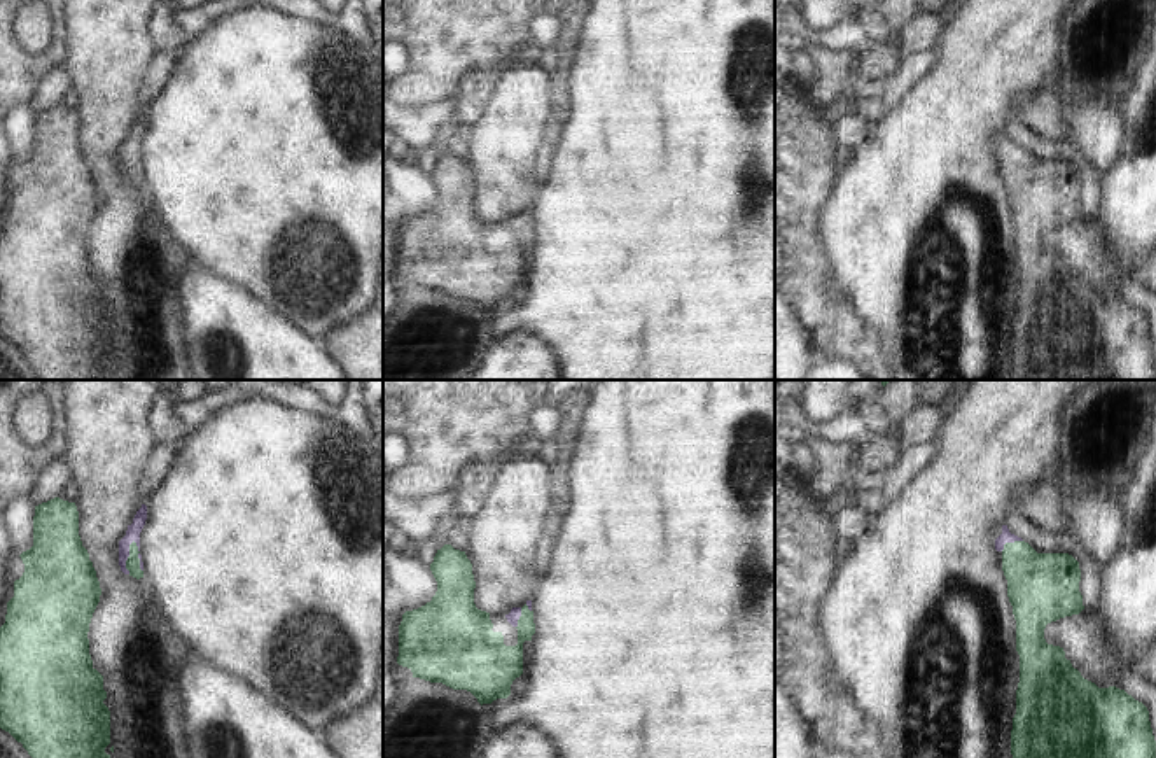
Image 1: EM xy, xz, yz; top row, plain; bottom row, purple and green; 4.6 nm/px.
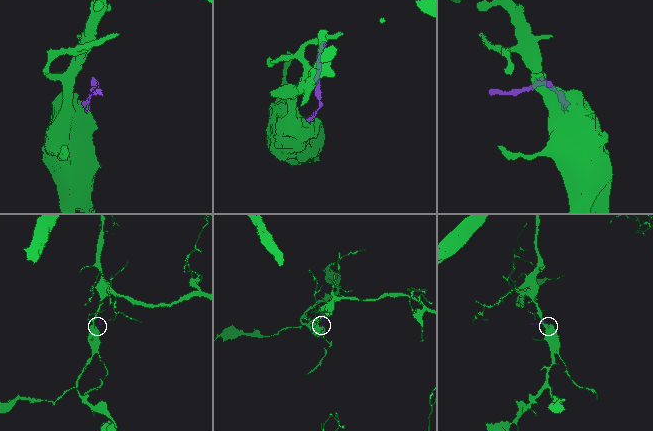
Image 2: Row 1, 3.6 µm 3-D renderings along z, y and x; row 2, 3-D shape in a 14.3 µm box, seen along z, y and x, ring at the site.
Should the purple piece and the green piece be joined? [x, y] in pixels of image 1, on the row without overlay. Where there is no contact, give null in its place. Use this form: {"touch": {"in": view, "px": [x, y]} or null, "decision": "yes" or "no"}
{"touch": {"in": "xy", "px": [139, 163]}, "decision": "yes"}

